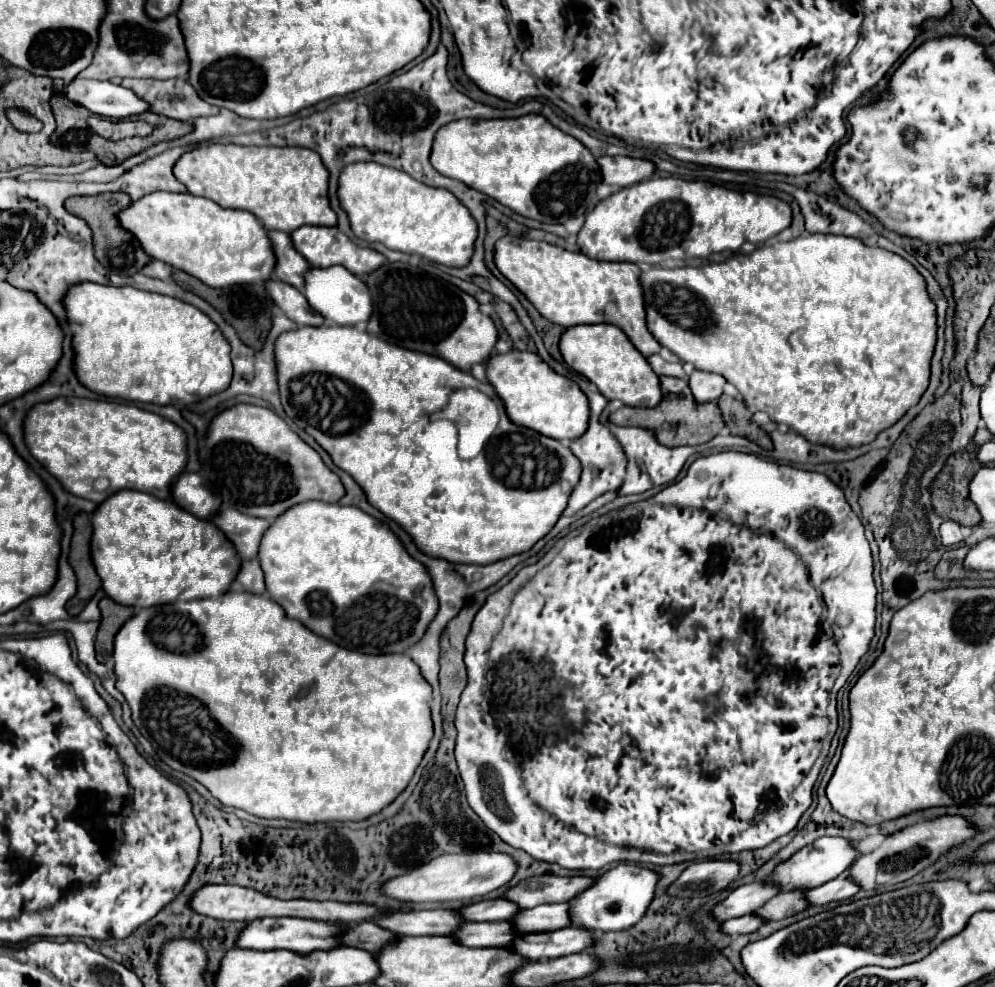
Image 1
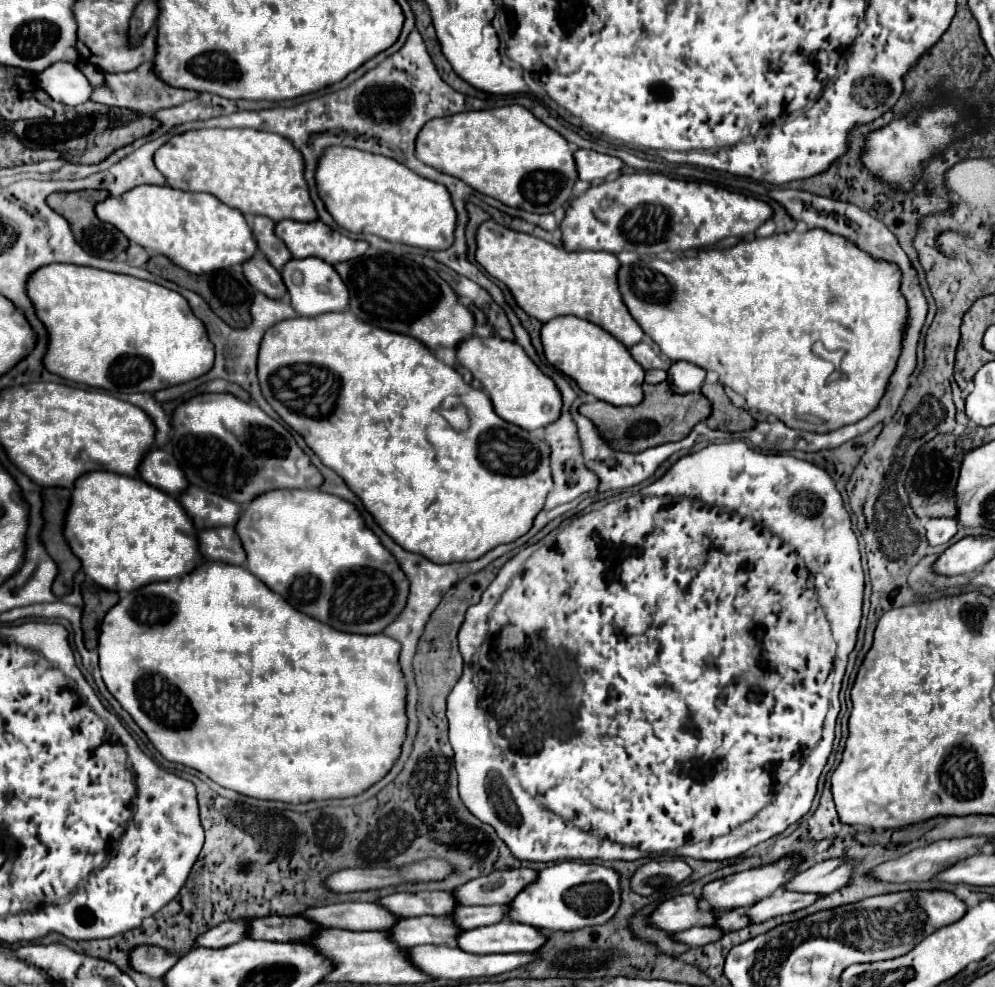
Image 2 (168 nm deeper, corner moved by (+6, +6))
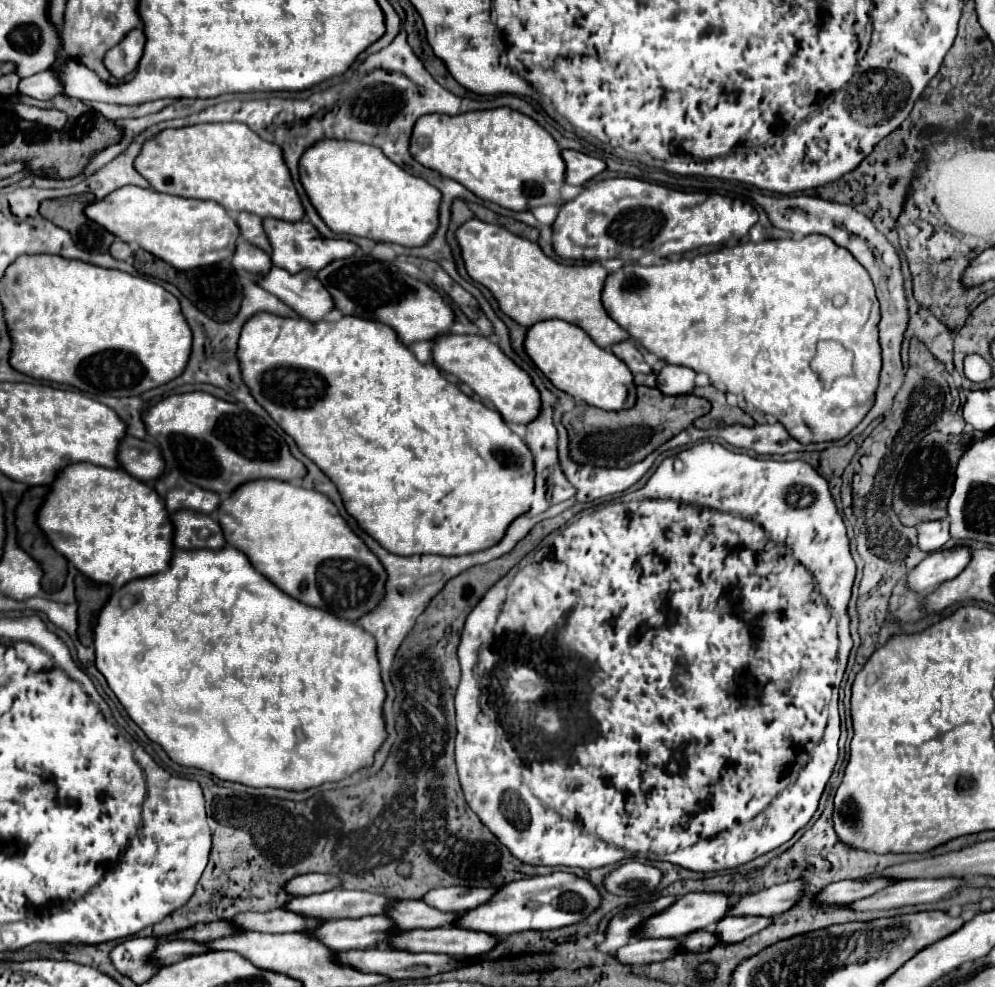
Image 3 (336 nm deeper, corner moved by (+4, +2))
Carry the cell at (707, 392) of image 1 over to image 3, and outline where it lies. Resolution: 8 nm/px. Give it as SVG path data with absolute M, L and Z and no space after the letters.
M664 366L658 374L658 388L668 396L690 394L694 390L696 372L686 366Z

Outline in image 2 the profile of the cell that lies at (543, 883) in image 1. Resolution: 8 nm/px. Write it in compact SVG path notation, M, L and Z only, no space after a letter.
M530 868L498 870L488 876L470 880L450 894L460 906L490 906L490 904L510 904L516 894L536 880L536 872Z

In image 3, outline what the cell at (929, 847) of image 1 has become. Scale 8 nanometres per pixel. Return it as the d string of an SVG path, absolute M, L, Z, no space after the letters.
M790 880L772 888L764 888L756 894L744 896L730 908L732 914L752 914L752 916L778 916L790 910L802 898L806 890L806 882Z

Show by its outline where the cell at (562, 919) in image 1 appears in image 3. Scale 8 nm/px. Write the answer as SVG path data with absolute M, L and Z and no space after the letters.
M398 900L388 912L388 918L394 918L394 924L402 930L452 928L458 916L462 916L462 912L440 912L424 900Z

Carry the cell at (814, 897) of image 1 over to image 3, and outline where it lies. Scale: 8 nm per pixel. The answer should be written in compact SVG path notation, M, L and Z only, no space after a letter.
M726 916L712 930L720 936L720 942L732 944L750 938L772 924L774 918L758 918L758 916Z

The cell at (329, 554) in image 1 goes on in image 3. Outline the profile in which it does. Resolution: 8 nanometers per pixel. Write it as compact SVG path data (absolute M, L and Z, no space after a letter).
M254 480L240 486L226 502L218 508L218 522L224 538L230 546L244 552L252 566L262 572L274 586L296 598L306 606L326 610L342 620L358 622L362 614L374 610L386 592L386 570L378 556L368 550L362 538L358 538L346 520L338 514L334 502L314 490L280 482L280 480Z

